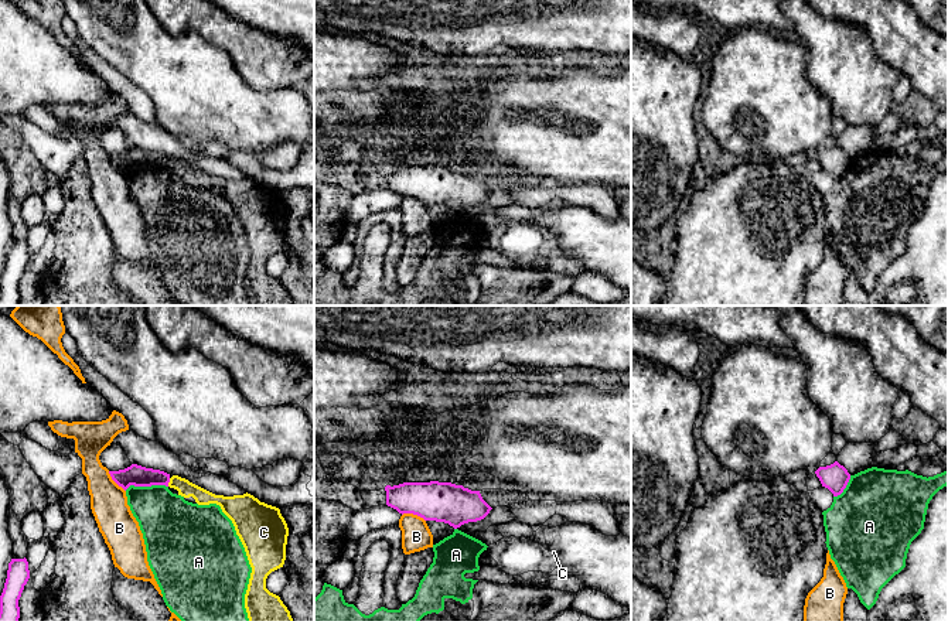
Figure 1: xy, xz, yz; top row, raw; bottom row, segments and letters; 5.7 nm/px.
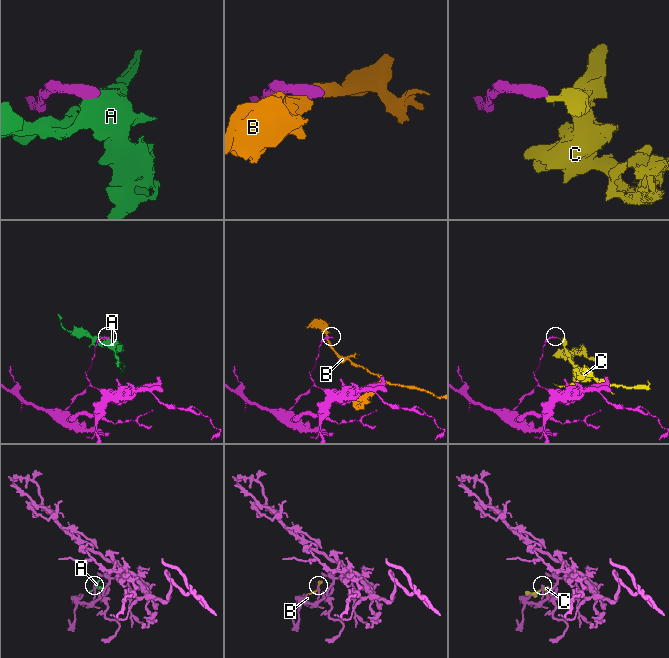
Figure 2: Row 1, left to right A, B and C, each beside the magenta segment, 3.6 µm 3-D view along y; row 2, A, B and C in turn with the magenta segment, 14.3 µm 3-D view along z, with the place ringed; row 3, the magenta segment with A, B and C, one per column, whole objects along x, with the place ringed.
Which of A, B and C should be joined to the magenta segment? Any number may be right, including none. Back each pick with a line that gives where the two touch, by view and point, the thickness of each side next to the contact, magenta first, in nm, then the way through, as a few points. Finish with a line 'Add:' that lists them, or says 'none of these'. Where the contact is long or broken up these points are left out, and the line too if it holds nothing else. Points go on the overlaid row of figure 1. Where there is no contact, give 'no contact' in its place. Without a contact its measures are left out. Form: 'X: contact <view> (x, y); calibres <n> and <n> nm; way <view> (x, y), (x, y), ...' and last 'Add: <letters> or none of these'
Add: none of these

